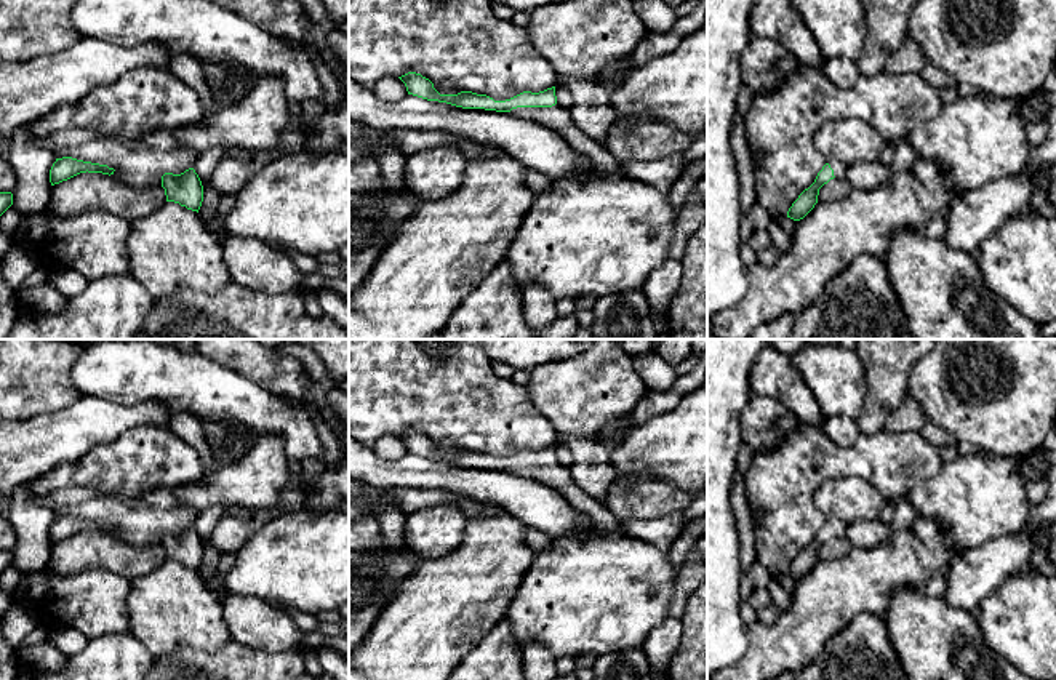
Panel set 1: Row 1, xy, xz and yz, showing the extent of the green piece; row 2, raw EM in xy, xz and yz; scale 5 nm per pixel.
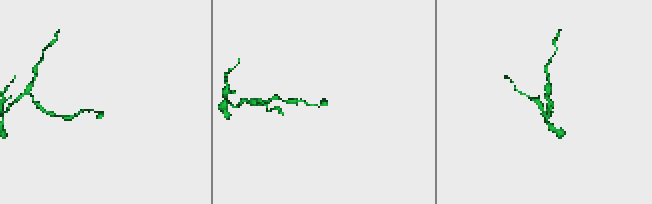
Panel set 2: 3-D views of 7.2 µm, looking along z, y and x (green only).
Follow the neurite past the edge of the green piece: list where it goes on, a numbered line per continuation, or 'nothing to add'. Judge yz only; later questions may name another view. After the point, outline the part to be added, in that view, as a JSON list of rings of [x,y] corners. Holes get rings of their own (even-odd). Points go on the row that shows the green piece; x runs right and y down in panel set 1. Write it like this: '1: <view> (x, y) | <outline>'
1: yz (839, 168) | [[[830,158],[830,160],[827,160],[827,163],[829,163],[830,168],[834,170],[835,179],[845,179],[846,168],[848,168],[845,163],[842,163],[842,162],[837,160],[837,158]]]

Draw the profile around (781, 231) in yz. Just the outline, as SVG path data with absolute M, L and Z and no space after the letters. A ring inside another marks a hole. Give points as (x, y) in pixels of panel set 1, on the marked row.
M782 218L779 221L770 221L766 232L770 234L771 243L781 251L787 251L792 243L792 235L795 230L797 221L790 218Z

